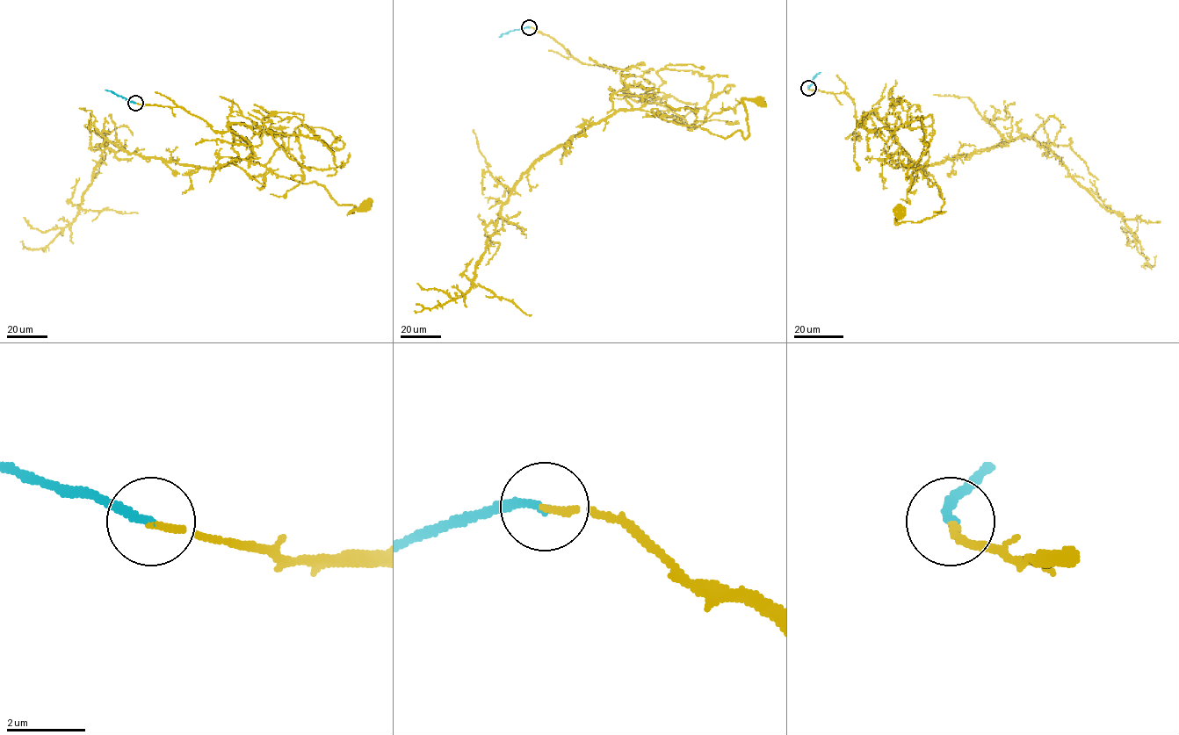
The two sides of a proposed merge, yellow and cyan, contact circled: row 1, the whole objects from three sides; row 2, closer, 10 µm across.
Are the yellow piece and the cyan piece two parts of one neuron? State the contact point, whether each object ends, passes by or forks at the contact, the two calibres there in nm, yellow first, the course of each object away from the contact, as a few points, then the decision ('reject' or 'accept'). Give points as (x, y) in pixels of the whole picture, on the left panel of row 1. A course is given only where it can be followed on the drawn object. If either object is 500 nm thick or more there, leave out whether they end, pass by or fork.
place (135, 103); yellow ends; cyan ends; calibres 160 and 200 nm; course yellow (135, 103), (180, 107), (213, 130), (227, 124), (238, 159), (315, 181), (355, 206), (347, 214), (365, 205); course cyan (135, 103), (105, 90); accept

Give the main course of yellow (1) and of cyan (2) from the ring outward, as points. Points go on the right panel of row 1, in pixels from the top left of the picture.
1: (808, 88), (846, 93), (859, 124), (874, 114), (939, 188), (935, 212), (943, 212), (897, 224), (900, 212)
2: (808, 88), (817, 73), (820, 73)

